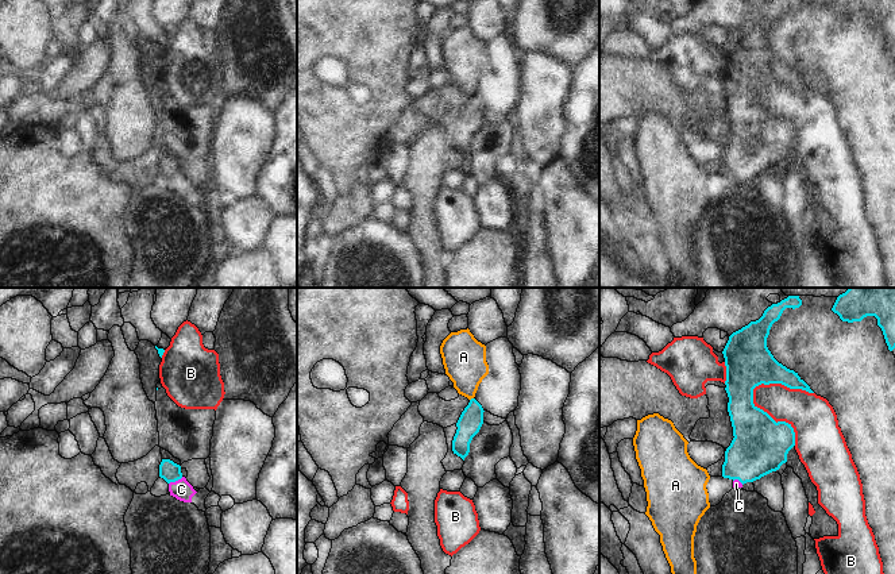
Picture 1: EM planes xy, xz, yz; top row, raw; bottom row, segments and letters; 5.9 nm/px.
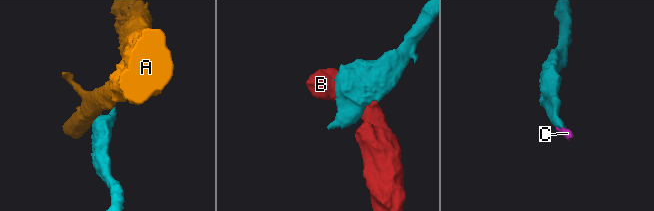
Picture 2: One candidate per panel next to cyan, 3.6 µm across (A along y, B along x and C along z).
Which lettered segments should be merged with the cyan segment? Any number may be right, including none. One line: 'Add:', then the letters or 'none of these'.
Add: C

